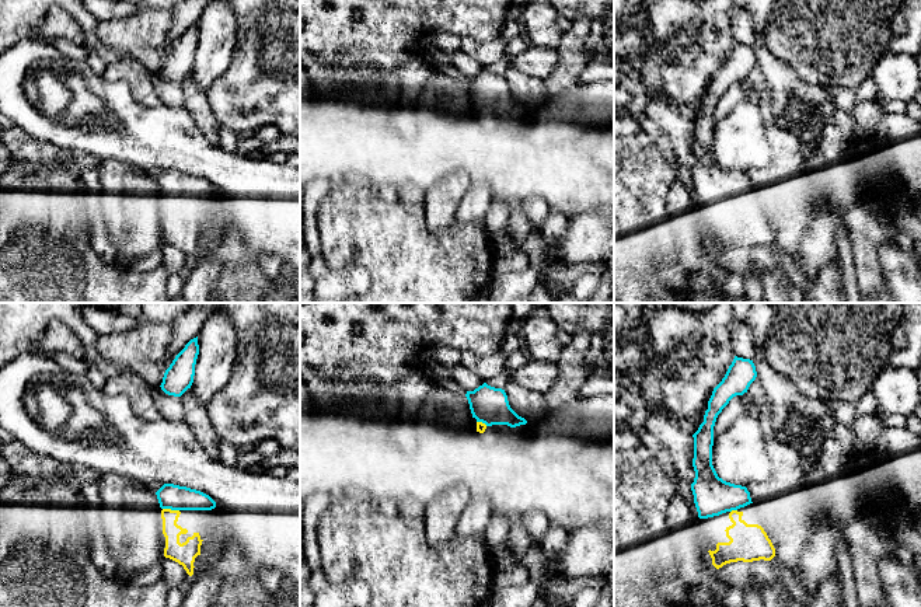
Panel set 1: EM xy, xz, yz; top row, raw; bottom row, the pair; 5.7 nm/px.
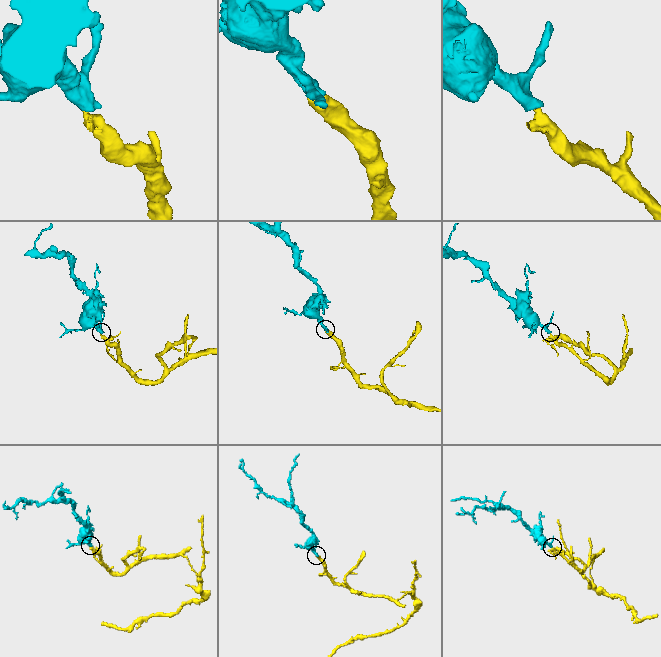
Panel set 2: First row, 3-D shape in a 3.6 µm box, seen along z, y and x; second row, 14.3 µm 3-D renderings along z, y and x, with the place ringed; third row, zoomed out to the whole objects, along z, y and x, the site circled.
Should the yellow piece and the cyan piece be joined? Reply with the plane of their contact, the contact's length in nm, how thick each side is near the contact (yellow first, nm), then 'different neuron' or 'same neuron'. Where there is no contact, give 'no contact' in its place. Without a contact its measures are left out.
xy | 100 nm | 110/140 nm | same neuron

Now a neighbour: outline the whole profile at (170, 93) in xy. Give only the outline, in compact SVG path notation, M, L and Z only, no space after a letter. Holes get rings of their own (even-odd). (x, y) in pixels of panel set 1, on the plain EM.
M151 73L151 80L161 102L185 108L185 97L179 83L165 80L161 73Z

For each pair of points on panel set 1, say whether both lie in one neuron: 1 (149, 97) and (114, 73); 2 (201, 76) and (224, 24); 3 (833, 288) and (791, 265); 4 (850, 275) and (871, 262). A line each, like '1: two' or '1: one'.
1: one
2: one
3: one
4: two

